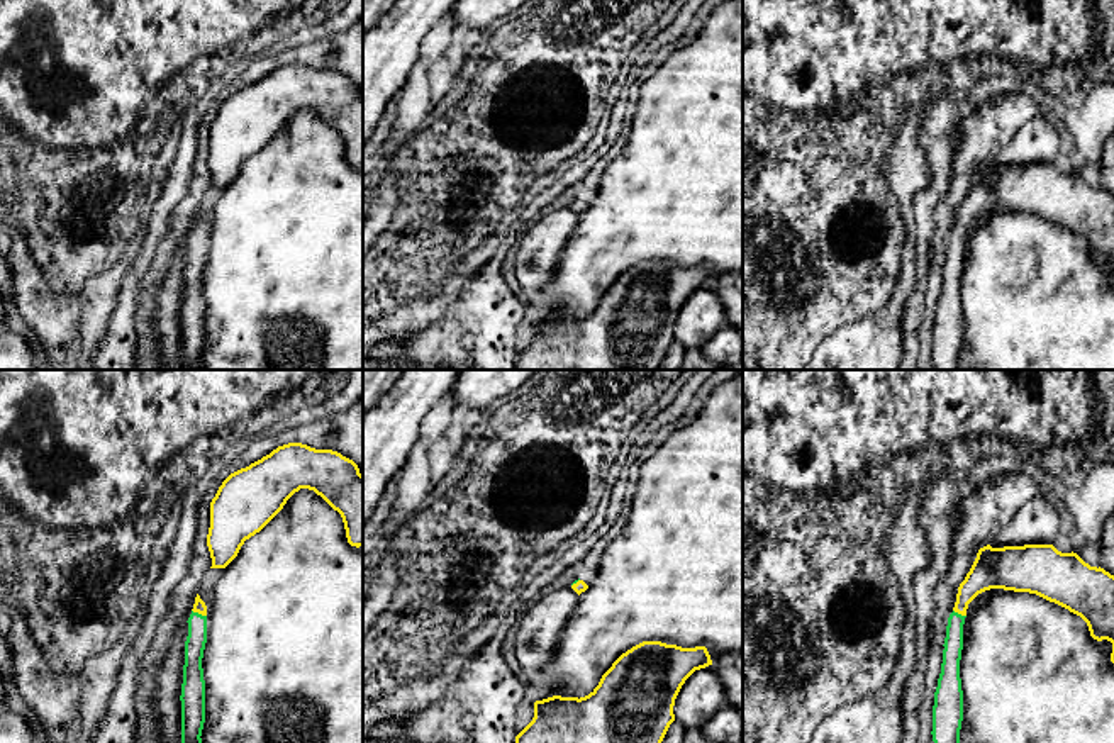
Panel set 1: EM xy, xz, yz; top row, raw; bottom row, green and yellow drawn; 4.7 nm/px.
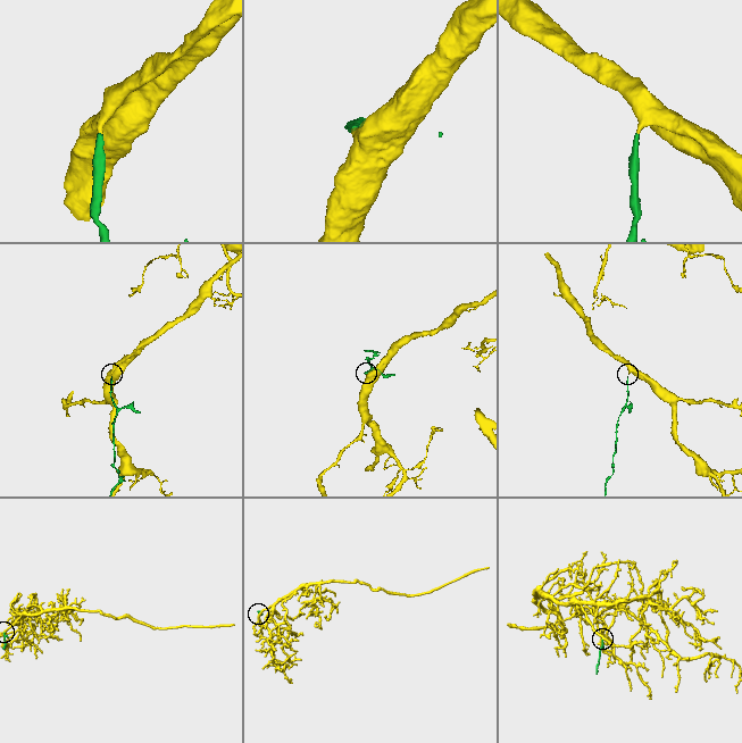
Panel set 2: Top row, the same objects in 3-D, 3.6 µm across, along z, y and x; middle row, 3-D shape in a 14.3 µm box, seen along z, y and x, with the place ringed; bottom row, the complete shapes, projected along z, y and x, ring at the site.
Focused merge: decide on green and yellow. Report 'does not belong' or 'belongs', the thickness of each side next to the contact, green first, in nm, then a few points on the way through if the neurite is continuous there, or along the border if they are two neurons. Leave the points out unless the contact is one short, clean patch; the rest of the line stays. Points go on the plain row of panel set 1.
belongs; calibres 100 and 60 nm; way xy (195, 262), (197, 233), (199, 226)

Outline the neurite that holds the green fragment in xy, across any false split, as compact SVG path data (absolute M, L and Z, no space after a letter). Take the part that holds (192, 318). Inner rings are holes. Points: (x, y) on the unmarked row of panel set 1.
M197 214L188 237L185 261L185 285L181 304L181 370L203 370L202 349L205 343L205 300L202 278L207 263L207 226Z

